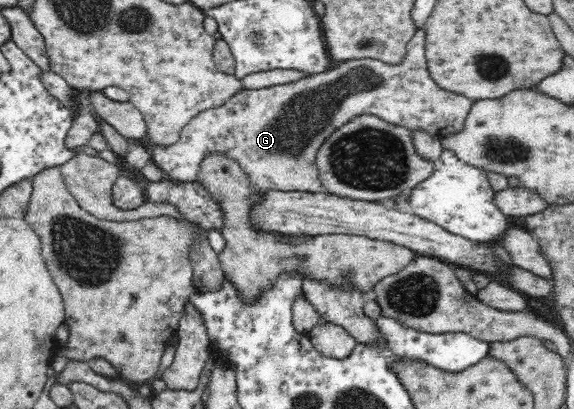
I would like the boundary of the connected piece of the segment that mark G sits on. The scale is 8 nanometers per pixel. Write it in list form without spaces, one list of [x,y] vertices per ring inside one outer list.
[[[417,29],[407,46],[402,62],[390,65],[376,59],[352,59],[335,64],[327,72],[309,75],[296,82],[274,84],[258,90],[239,90],[222,106],[204,110],[192,117],[181,130],[178,142],[172,146],[156,146],[144,134],[144,144],[152,155],[152,161],[159,166],[165,177],[176,181],[197,180],[202,159],[211,152],[224,151],[246,171],[250,183],[265,191],[317,193],[324,188],[319,180],[315,165],[316,151],[339,126],[361,114],[374,114],[388,123],[404,126],[410,130],[423,130],[439,139],[448,133],[462,130],[466,117],[473,105],[466,95],[448,91],[438,86],[431,78],[425,57],[426,33]]]

